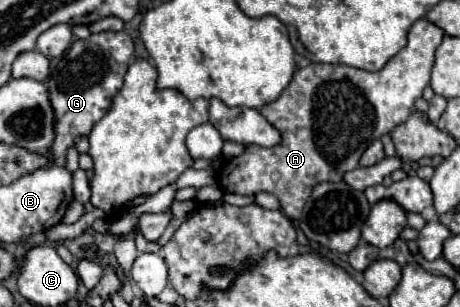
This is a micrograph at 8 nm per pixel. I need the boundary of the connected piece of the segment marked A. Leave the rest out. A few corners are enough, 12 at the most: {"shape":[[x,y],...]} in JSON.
{"shape":[[421,18],[377,72],[315,62],[259,110],[219,188],[299,218],[409,118],[443,30]]}

